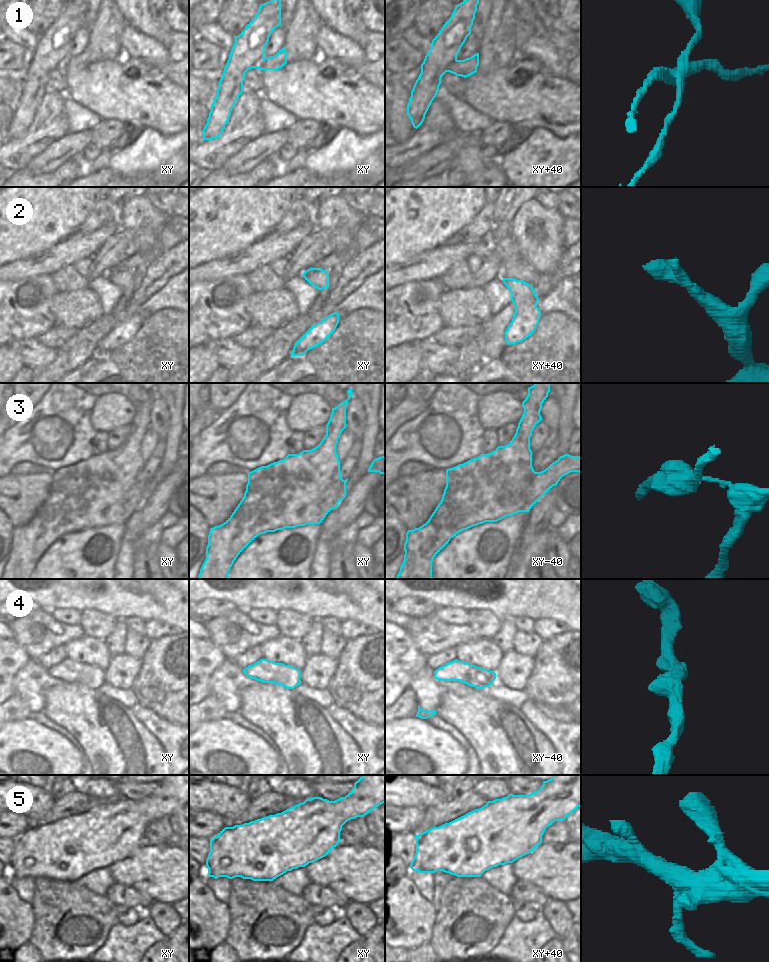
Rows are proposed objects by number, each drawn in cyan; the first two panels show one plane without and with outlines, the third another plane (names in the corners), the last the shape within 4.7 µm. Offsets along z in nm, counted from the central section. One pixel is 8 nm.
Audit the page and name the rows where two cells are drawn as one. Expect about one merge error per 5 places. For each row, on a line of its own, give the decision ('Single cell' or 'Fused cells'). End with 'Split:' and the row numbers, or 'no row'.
1: Fused cells
2: Single cell
3: Fused cells
4: Single cell
5: Single cell
Split: 1, 3.

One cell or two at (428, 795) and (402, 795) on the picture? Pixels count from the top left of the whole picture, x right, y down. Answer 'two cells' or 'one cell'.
one cell

